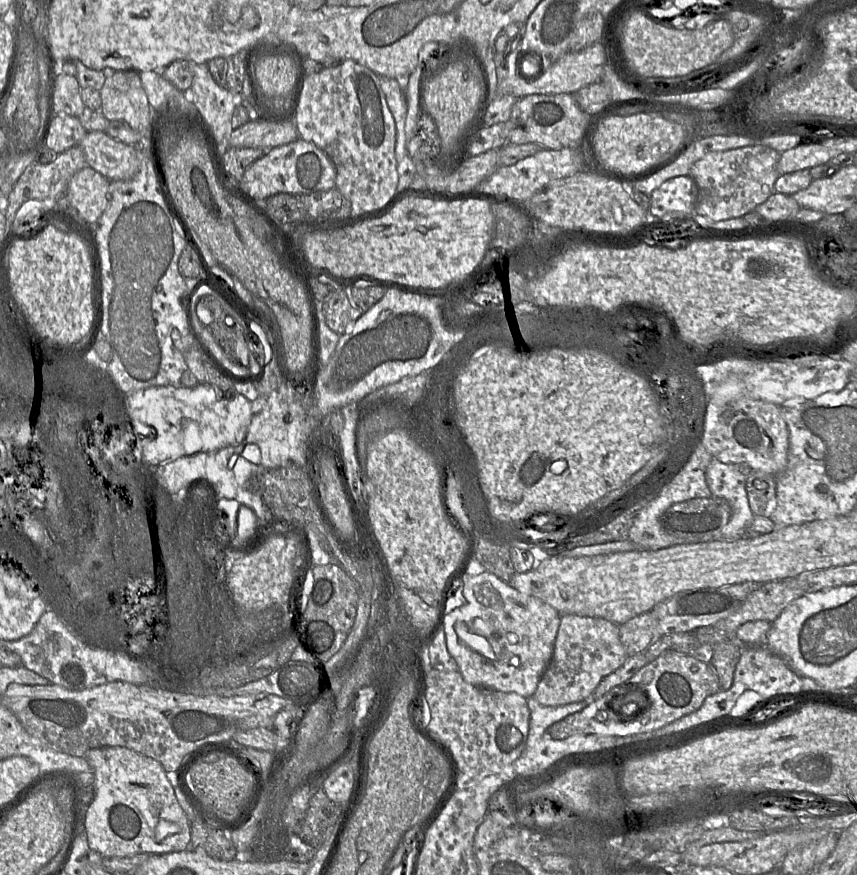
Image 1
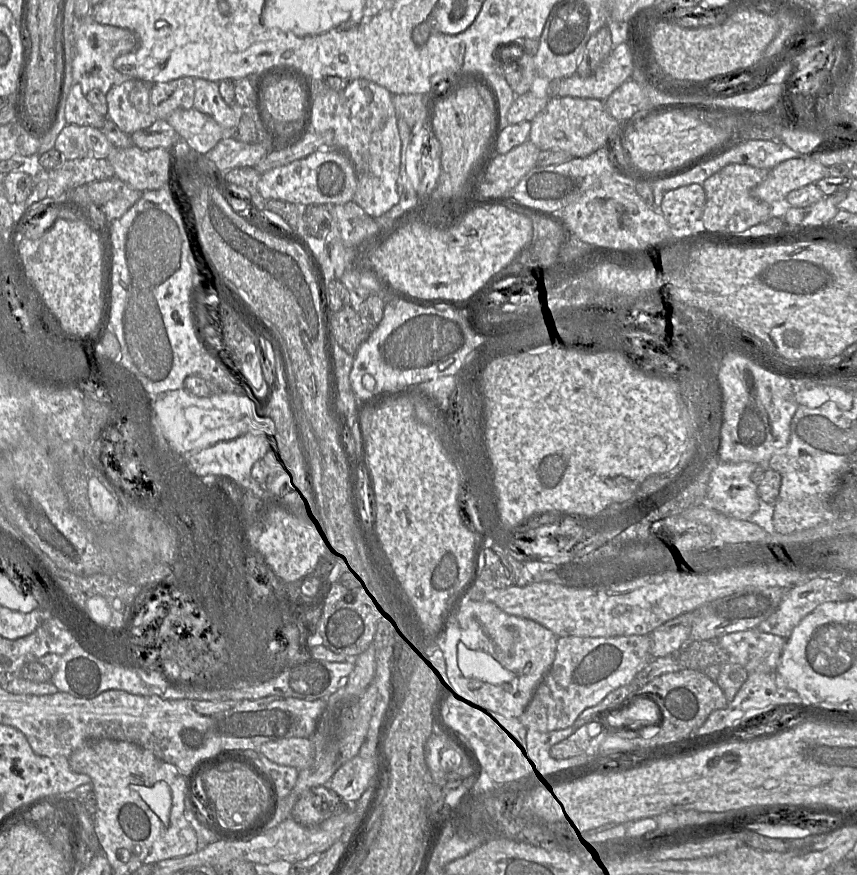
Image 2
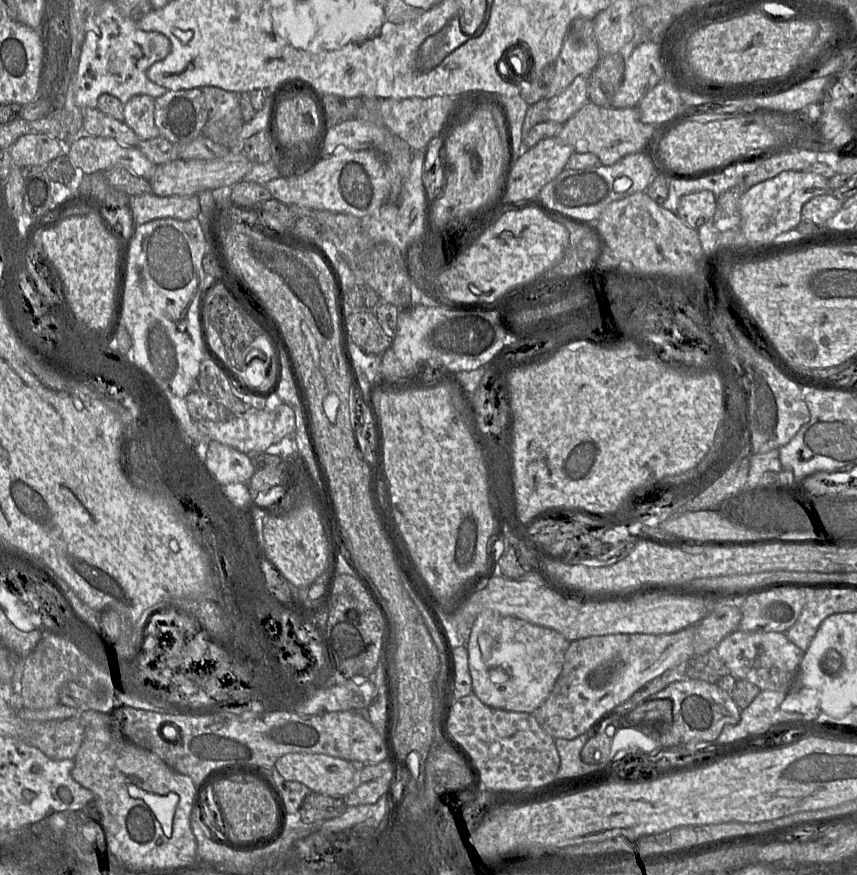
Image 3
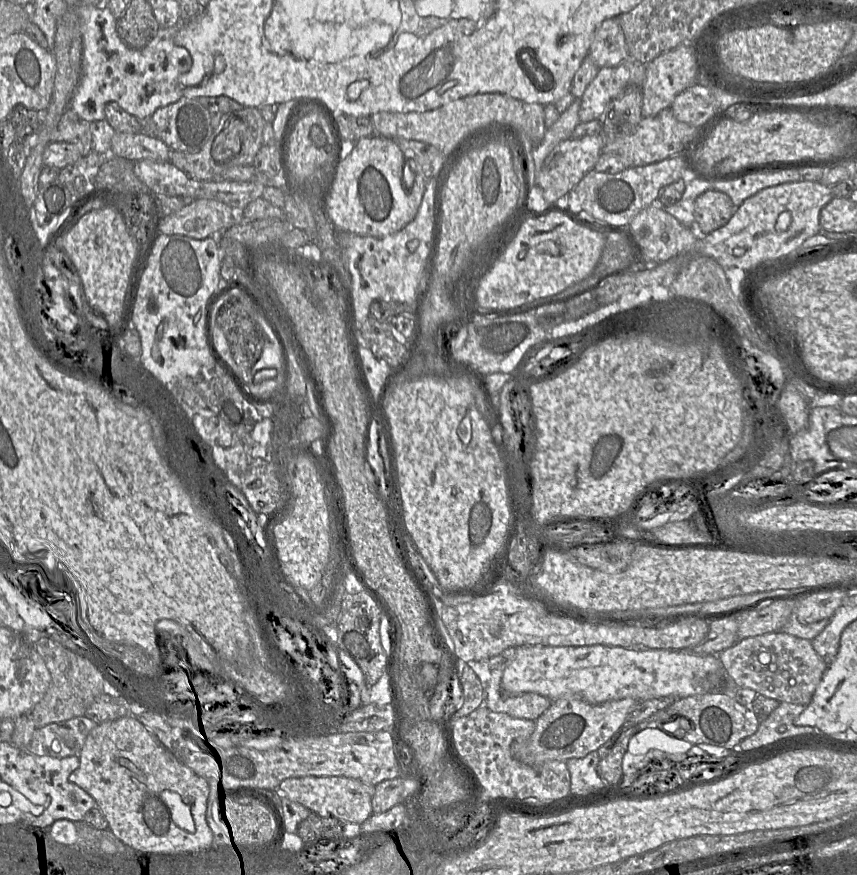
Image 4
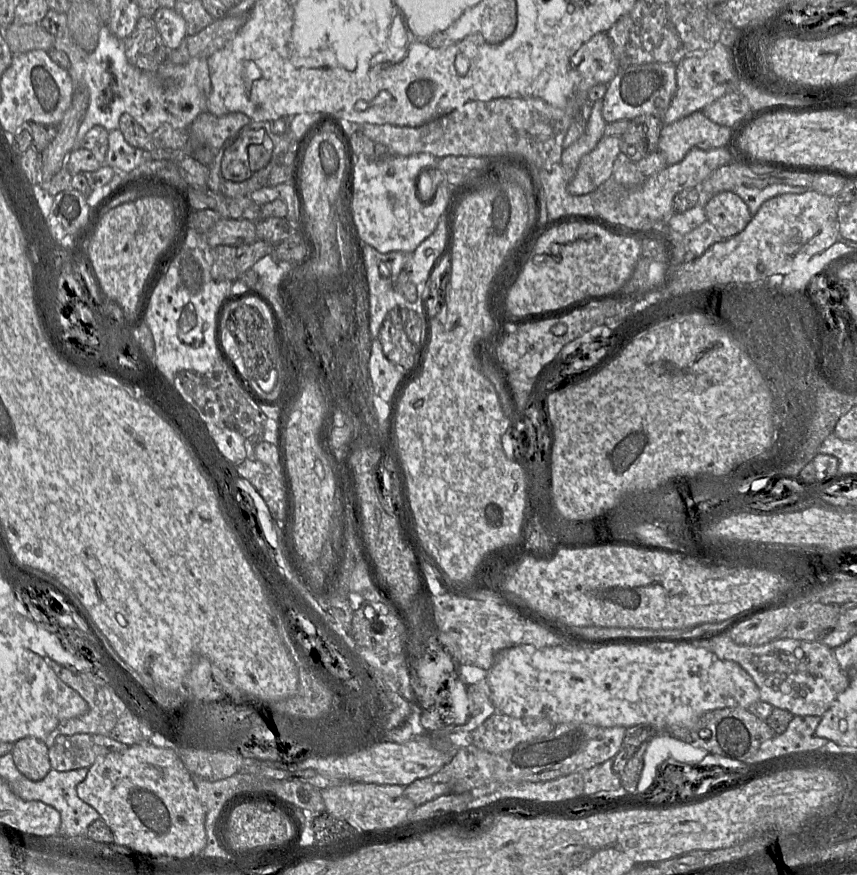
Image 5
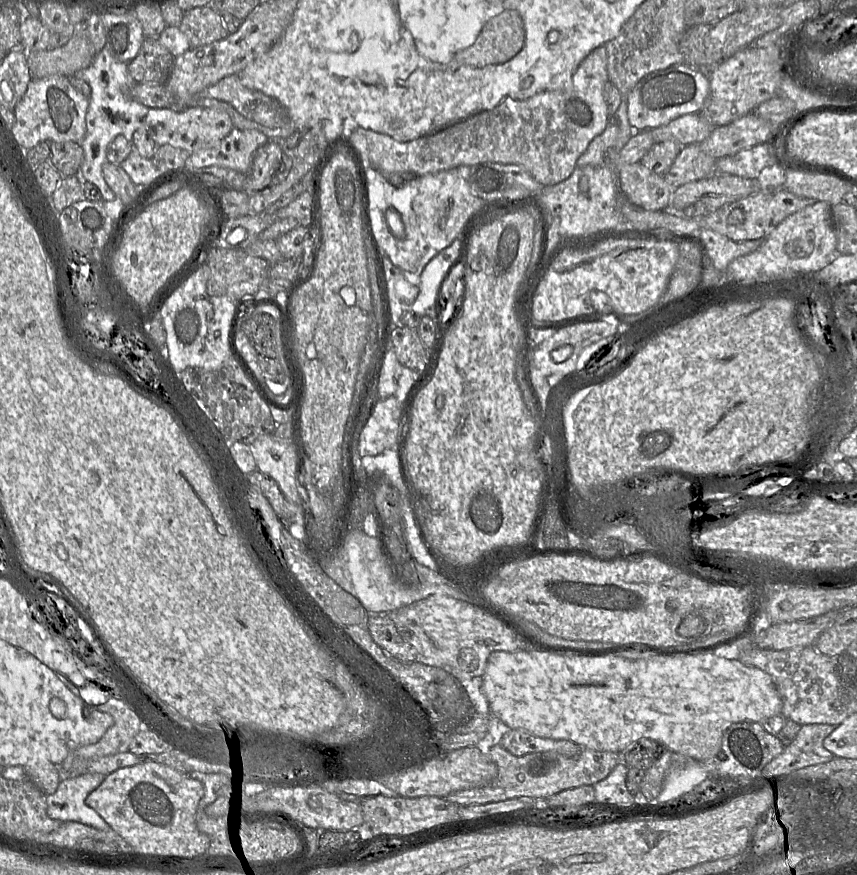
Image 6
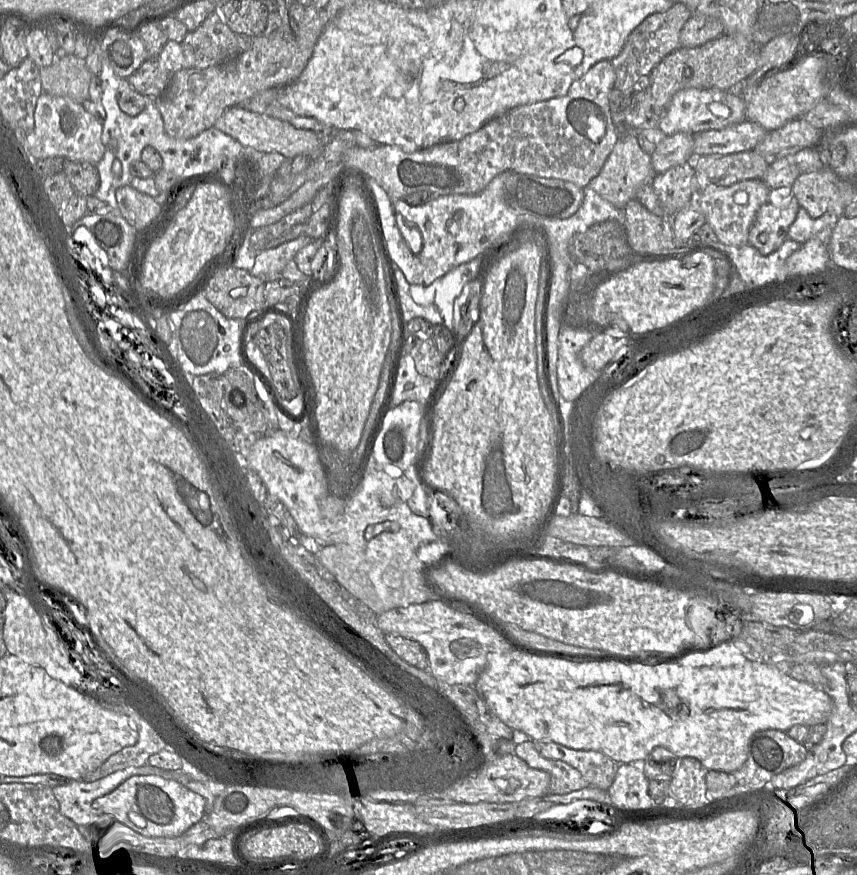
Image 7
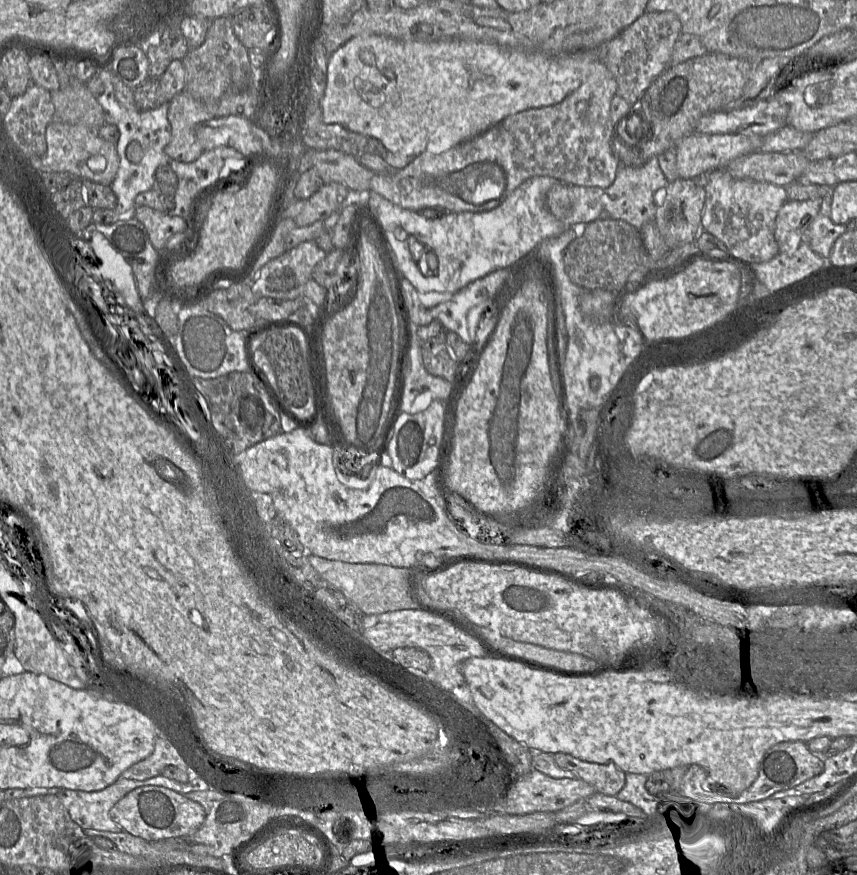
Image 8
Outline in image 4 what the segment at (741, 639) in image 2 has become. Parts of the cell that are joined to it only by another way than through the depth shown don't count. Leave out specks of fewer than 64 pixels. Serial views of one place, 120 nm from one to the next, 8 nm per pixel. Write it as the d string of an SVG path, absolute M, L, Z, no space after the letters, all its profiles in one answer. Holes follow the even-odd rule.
M773 632L740 640L717 654L730 680L779 702L807 706L815 693L828 662L815 651L810 640L784 632Z

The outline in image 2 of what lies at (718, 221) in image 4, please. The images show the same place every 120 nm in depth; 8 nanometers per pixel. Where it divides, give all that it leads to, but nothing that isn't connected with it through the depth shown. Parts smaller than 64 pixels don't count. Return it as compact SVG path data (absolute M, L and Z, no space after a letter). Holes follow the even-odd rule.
M691 184L668 191L660 211L672 228L685 228L701 218L705 203L702 185Z

